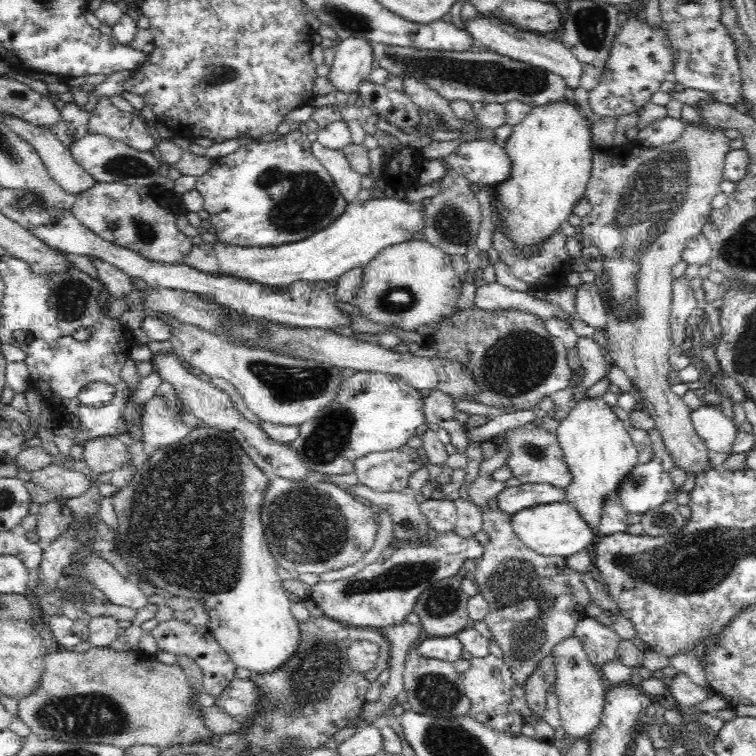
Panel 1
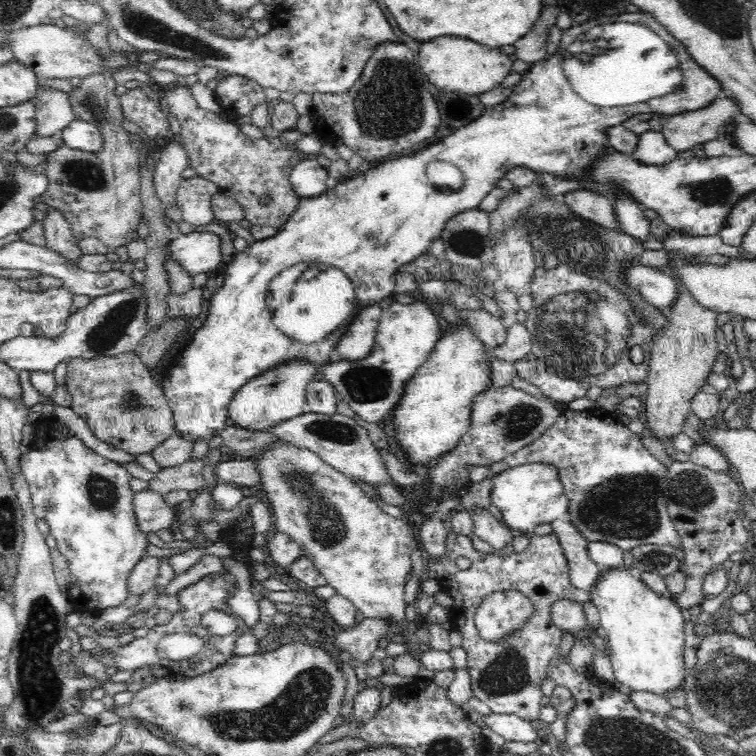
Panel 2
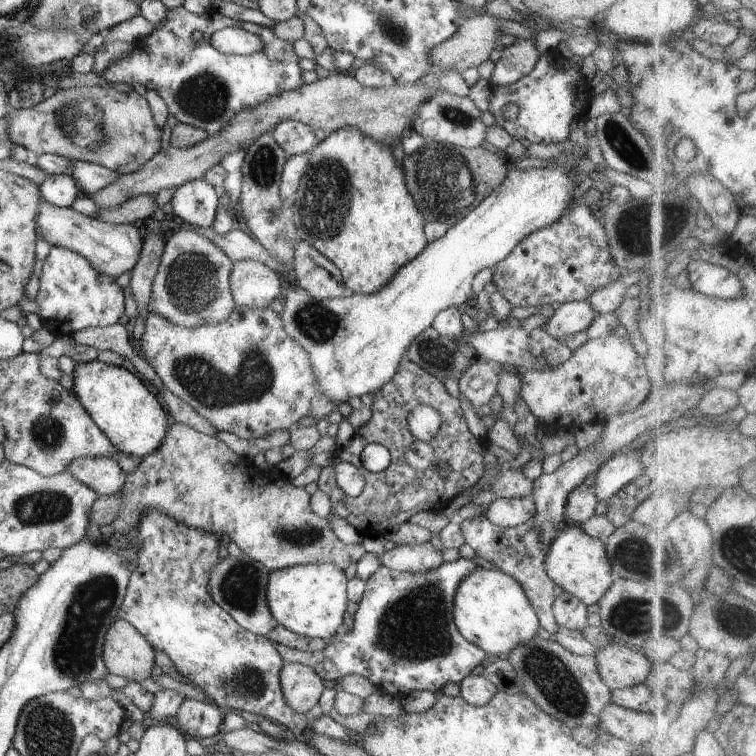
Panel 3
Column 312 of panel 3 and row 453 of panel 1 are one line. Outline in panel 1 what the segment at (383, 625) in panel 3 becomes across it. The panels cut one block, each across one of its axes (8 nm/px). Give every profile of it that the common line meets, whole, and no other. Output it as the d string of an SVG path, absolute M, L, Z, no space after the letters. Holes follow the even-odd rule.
M657 429L648 432L653 443L652 460L644 464L636 464L632 468L632 472L628 472L628 476L622 480L622 484L617 490L618 502L628 513L637 515L644 514L666 501L674 500L679 492L679 488L674 486L674 482L670 478L670 472L675 467L674 460L670 457L660 432Z

